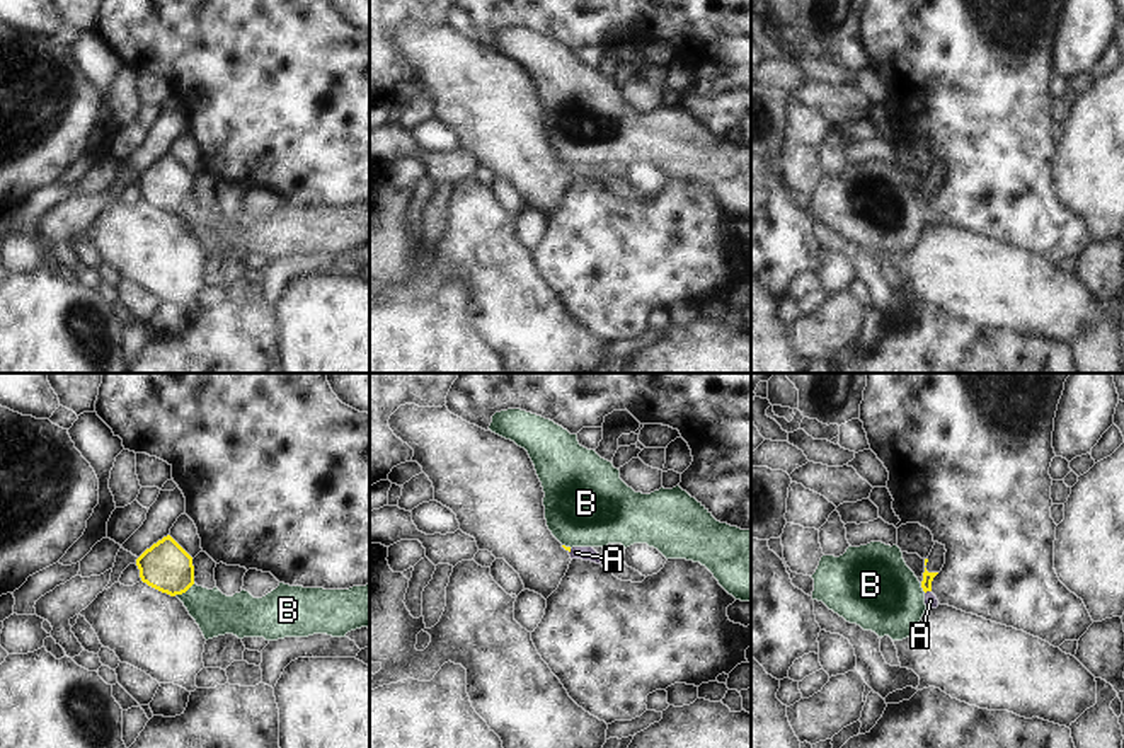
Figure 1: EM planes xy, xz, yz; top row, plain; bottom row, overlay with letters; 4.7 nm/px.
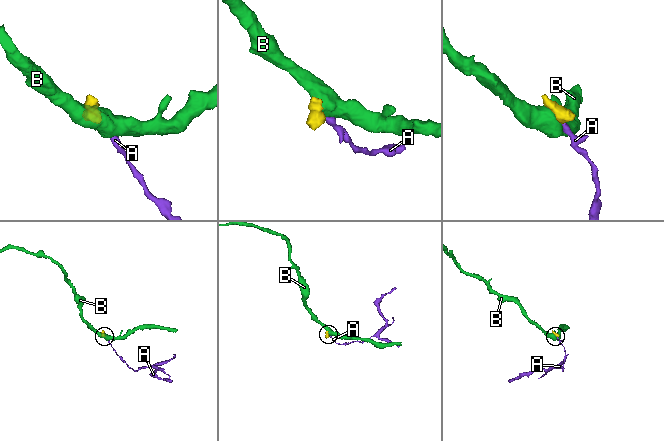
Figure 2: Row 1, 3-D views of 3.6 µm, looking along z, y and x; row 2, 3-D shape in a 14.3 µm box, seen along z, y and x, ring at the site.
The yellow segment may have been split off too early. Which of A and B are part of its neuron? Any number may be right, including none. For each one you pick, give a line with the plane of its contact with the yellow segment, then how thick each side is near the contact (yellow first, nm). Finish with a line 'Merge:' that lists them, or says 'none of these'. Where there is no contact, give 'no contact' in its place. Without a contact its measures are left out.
A: meets yellow in yz; 50 nm thick on the yellow side, 60 nm on the other
Merge: A

